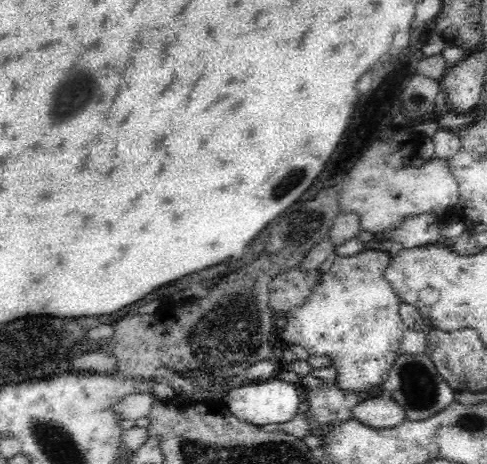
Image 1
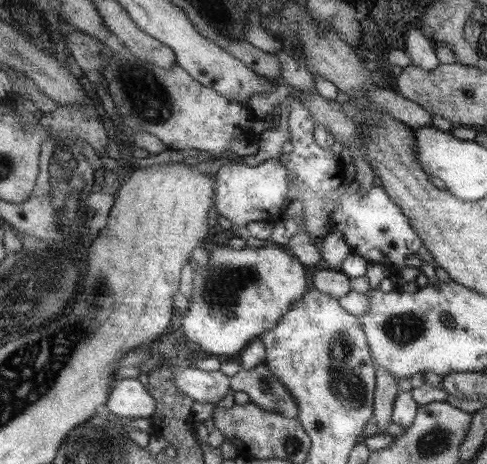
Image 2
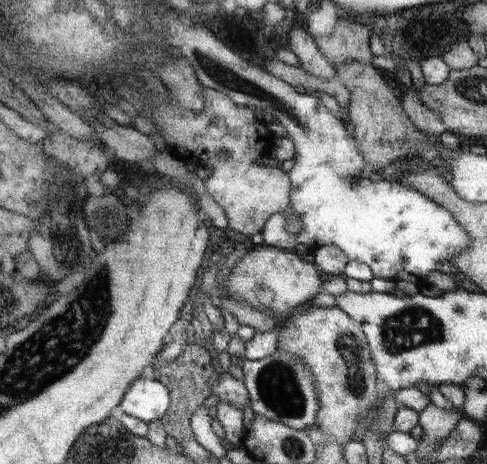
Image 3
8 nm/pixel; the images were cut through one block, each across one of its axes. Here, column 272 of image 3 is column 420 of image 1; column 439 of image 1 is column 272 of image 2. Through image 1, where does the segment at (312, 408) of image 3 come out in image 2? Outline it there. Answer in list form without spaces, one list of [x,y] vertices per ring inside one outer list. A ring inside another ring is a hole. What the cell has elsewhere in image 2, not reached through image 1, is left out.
[[[261,362],[255,368],[239,370],[231,378],[233,392],[245,392],[249,396],[249,404],[255,404],[263,410],[281,414],[283,418],[299,418],[299,402],[293,398],[291,390],[271,372],[271,368]]]

